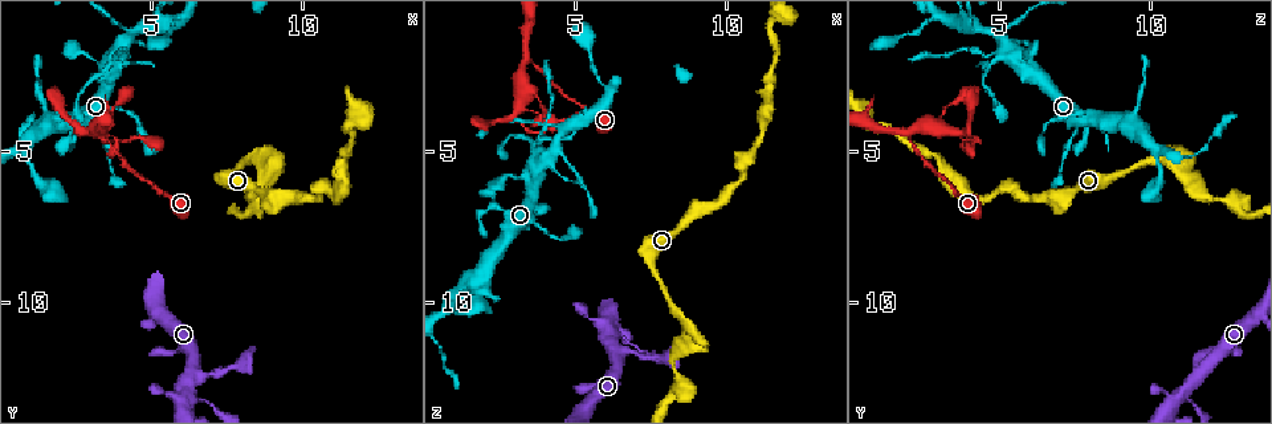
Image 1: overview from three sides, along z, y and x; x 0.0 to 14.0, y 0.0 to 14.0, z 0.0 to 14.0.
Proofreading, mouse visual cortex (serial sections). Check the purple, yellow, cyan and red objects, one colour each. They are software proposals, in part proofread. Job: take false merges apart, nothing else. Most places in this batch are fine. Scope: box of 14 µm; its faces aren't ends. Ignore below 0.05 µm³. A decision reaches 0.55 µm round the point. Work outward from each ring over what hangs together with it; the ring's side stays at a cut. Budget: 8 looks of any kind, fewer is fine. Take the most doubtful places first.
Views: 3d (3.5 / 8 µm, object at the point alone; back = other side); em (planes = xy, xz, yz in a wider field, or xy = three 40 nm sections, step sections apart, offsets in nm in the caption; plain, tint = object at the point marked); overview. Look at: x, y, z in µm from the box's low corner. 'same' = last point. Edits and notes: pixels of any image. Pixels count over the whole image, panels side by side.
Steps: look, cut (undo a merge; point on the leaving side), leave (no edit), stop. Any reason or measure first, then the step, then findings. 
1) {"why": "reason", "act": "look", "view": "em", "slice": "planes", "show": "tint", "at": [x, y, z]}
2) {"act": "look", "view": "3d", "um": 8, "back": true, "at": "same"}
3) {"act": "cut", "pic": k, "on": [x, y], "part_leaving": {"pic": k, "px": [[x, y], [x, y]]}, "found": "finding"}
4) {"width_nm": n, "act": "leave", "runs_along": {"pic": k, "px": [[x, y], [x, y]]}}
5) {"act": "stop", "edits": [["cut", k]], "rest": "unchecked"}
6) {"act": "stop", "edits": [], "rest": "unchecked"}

{"why": "thick turns thin", "act": "look", "view": "3d", "um": 3.5, "at": [2.3, 4.4, 6.4]}

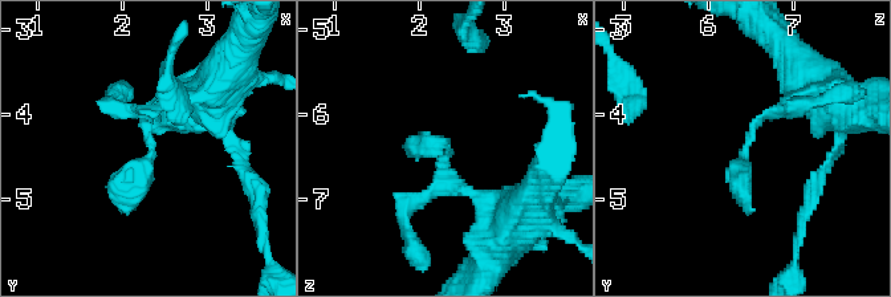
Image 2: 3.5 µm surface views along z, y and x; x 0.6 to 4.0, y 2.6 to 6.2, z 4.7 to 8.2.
{"why": "need the tissue", "act": "look", "view": "em", "slice": "xy", "step": 5, "show": "tint", "at": [2.30, 4.40, 6.45]}

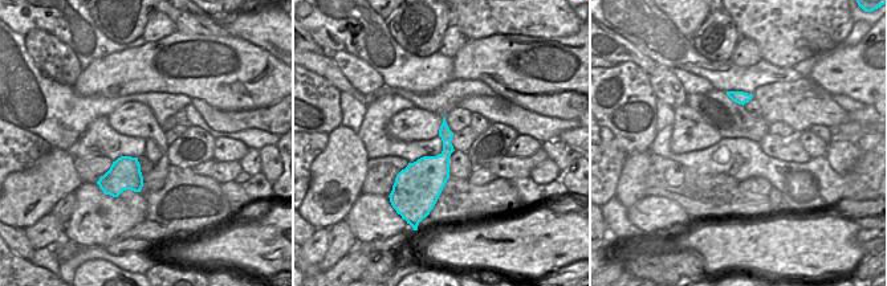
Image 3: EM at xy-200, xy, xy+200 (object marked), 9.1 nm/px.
{"act": "leave", "runs_along": {"pic": 2, "px": [[183, 98], [146, 114], [150, 159], [118, 208]]}, "found": "continuous, no second cell"}

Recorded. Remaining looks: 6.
{"why": "sudden change in width", "act": "look", "view": "3d", "um": 8, "at": [3.5, 4.5, 2.0]}

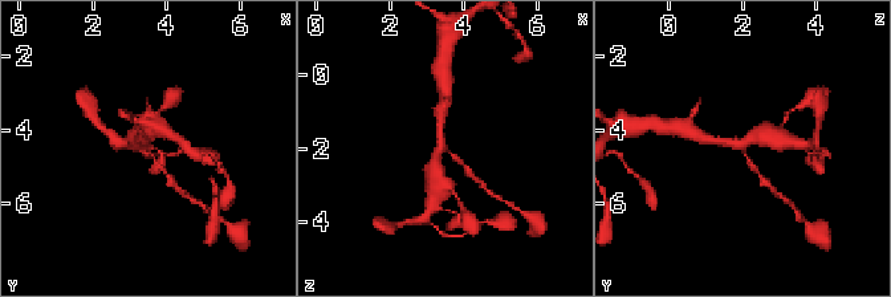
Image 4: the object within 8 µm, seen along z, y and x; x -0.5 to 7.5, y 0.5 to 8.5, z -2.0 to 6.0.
{"act": "look", "view": "3d", "um": 3.5, "at": [3.5, 4.5, 1.9]}

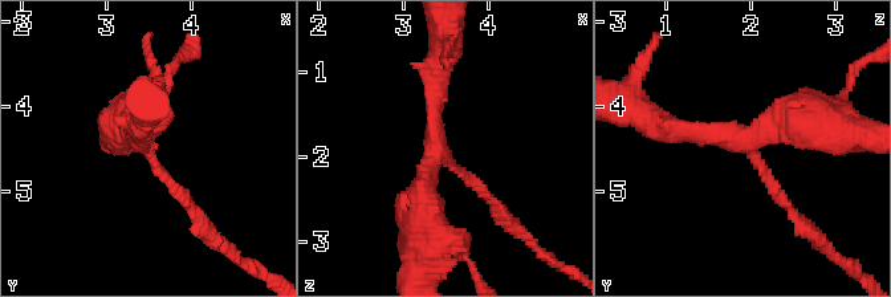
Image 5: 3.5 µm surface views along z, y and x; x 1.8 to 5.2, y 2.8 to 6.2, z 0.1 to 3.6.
{"arms": 3, "arm_widths_nm": [150, 200, 500], "act": "look", "view": "em", "slice": "xy", "step": 1, "show": "tint", "at": [3.45, 4.40, 2.00]}

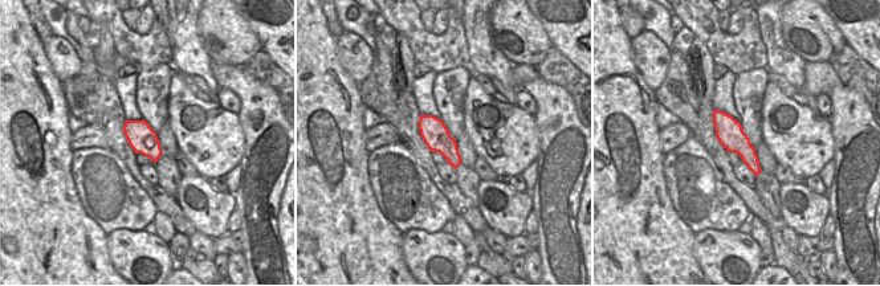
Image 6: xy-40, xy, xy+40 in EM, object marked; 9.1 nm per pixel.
{"act": "leave", "runs_along": {"pic": 6, "px": [[717, 113], [757, 170]]}, "found": "continuous, no second cell"}

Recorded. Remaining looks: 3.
{"why": "three arms meet", "act": "look", "view": "3d", "um": 3.5, "at": [3.0, 4.5, 3.8]}

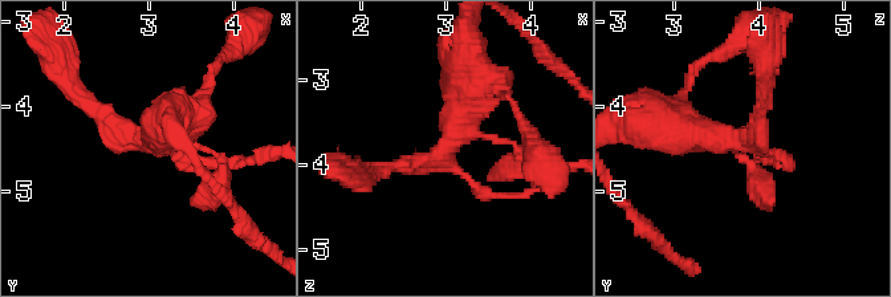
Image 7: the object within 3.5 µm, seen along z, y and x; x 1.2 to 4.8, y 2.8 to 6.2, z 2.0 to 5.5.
{"act": "look", "view": "em", "slice": "xy", "step": 2, "show": "plain", "at": [3.00, 4.40, 3.90]}

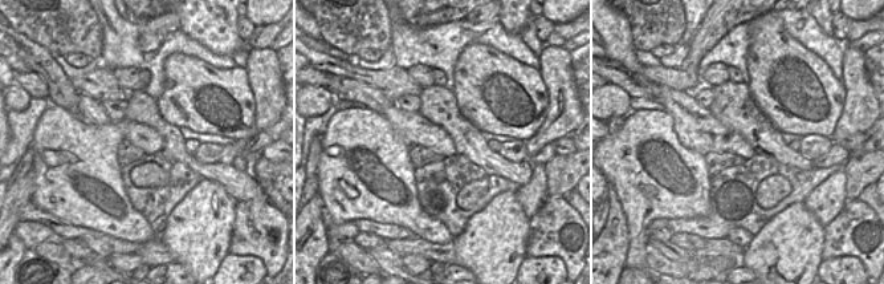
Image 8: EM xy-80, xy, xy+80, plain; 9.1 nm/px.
{"act": "look", "view": "em", "slice": "xy", "step": 2, "show": "tint", "at": "same"}

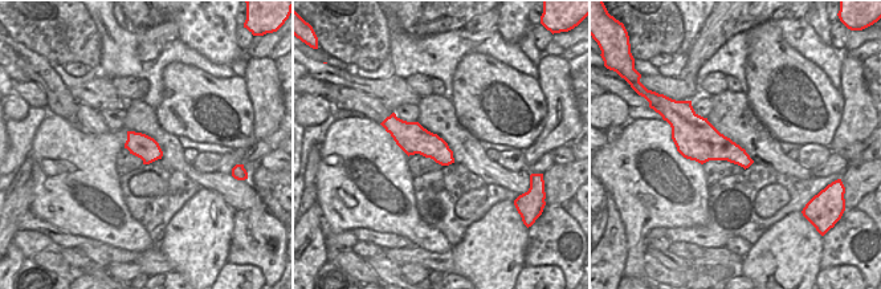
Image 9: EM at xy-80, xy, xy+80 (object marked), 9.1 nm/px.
{"act": "leave", "runs_along": {"pic": 7, "px": [[462, 74], [446, 157], [371, 170]]}, "found": "all the same cell"}

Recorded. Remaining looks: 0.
{"act": "stop", "edits": [], "rest": "unchecked"}

